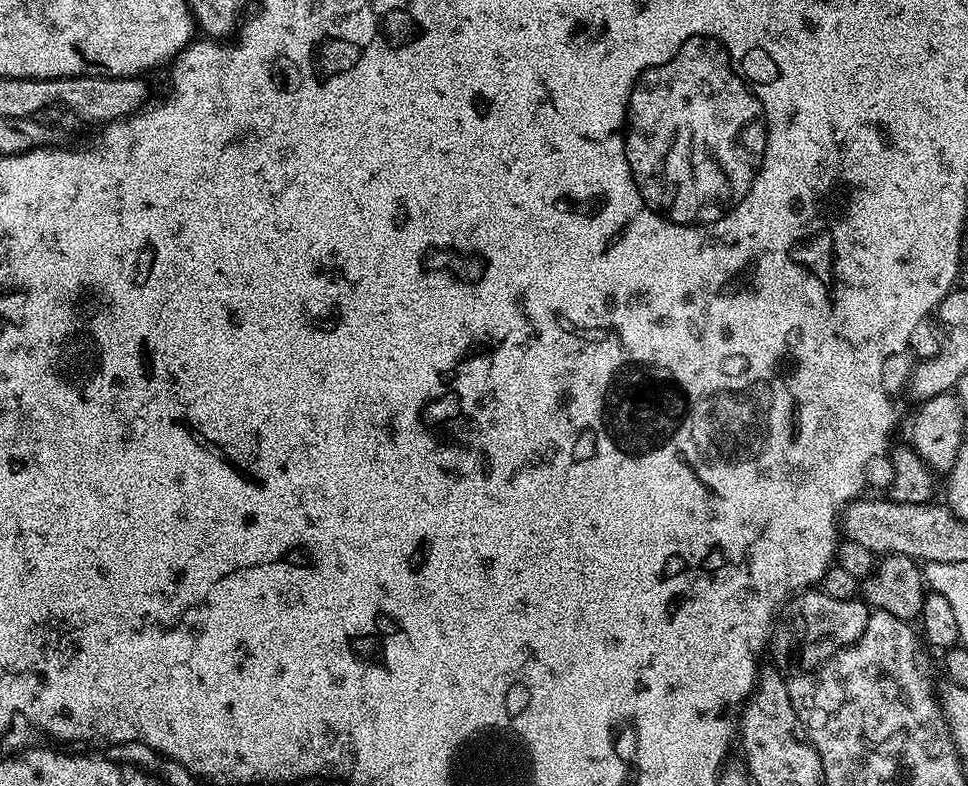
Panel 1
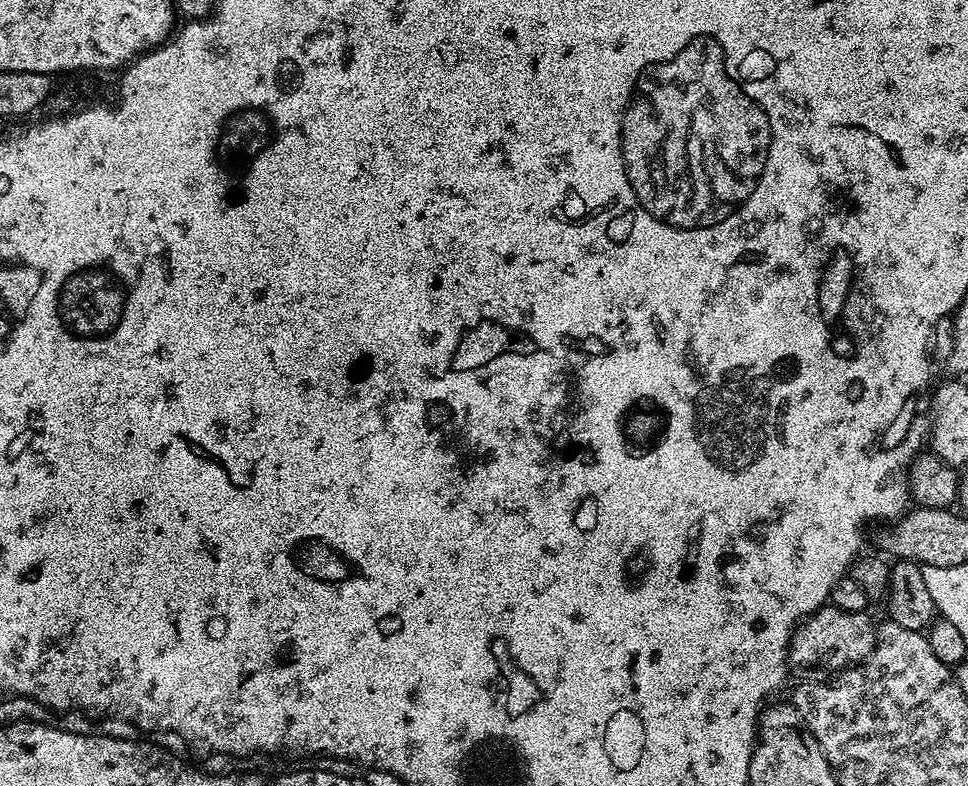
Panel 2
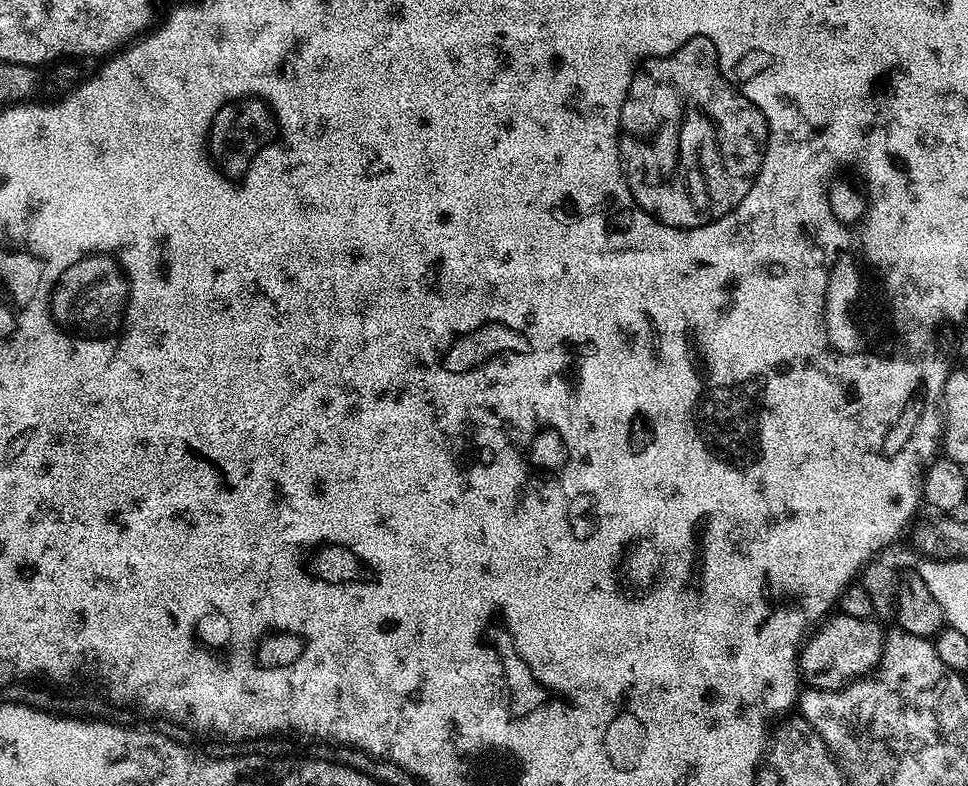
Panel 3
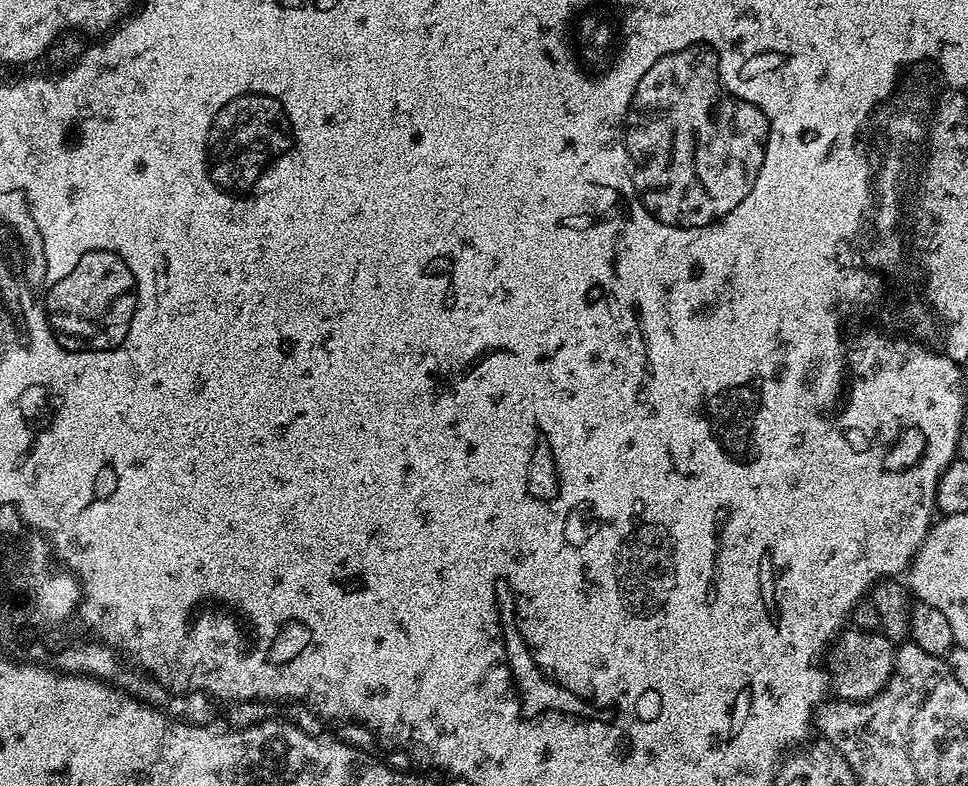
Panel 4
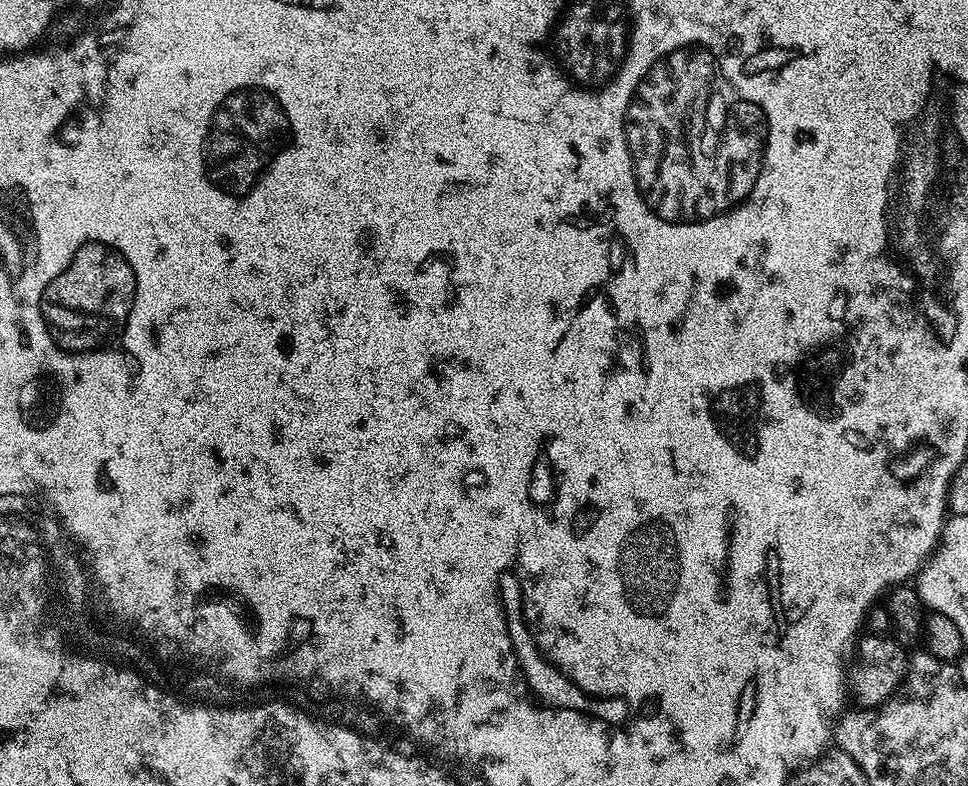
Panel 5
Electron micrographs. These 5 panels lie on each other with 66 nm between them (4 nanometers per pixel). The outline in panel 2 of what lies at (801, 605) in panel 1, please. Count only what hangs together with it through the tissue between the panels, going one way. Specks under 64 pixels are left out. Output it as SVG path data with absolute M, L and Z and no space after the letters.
M825 606L813 612L811 616L799 621L792 640L788 644L788 667L793 673L801 672L804 678L832 678L844 671L845 668L853 668L860 664L874 650L876 645L877 621L868 617L867 611L851 612L833 606Z

